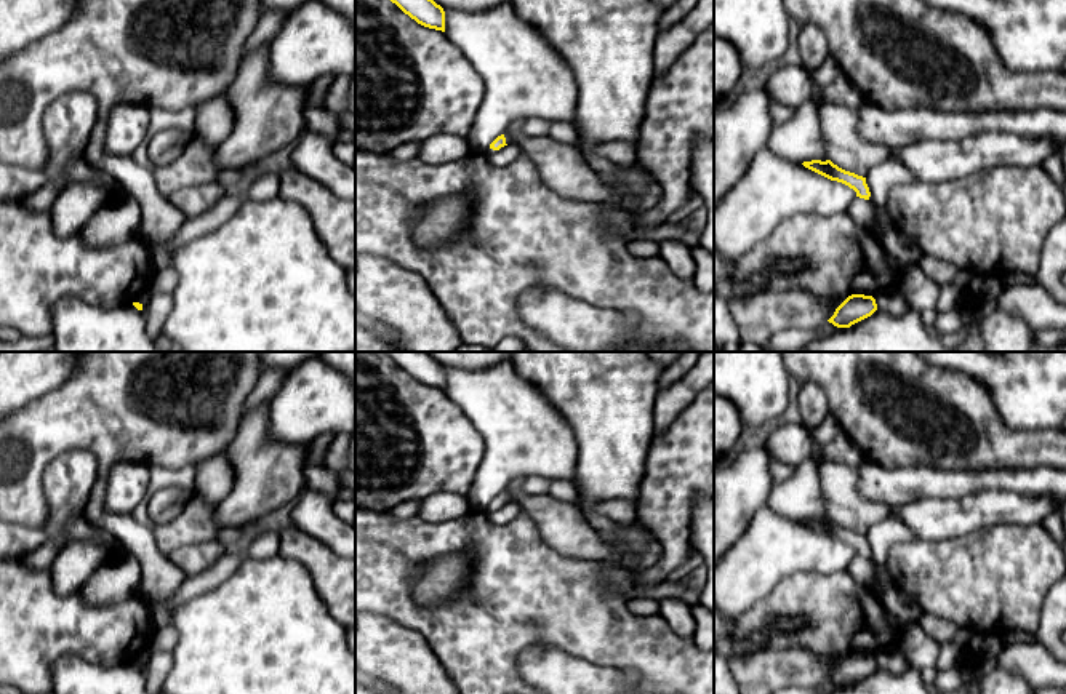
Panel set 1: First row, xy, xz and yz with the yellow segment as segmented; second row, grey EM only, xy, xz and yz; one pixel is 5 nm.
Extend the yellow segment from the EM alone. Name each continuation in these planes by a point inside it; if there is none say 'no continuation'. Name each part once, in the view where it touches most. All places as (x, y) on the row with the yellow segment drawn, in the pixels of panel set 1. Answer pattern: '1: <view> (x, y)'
no continuation

